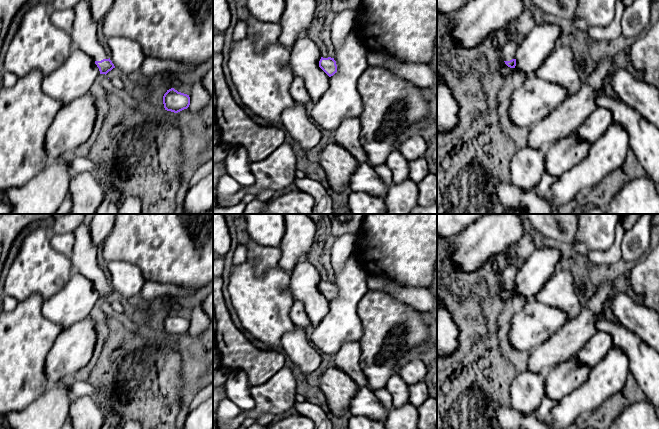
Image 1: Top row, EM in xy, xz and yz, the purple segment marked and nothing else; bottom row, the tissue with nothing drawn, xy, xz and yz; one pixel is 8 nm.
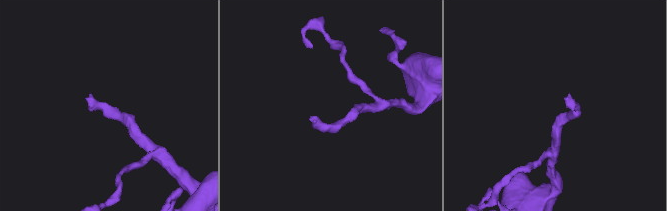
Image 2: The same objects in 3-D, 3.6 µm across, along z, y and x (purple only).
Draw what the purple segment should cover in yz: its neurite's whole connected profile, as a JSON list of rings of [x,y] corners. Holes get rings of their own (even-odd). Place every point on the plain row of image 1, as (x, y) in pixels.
[[[513,246],[508,248],[506,254],[509,259],[509,263],[503,270],[501,278],[505,288],[510,292],[515,292],[516,279],[520,268],[520,263],[518,263],[515,259]]]

